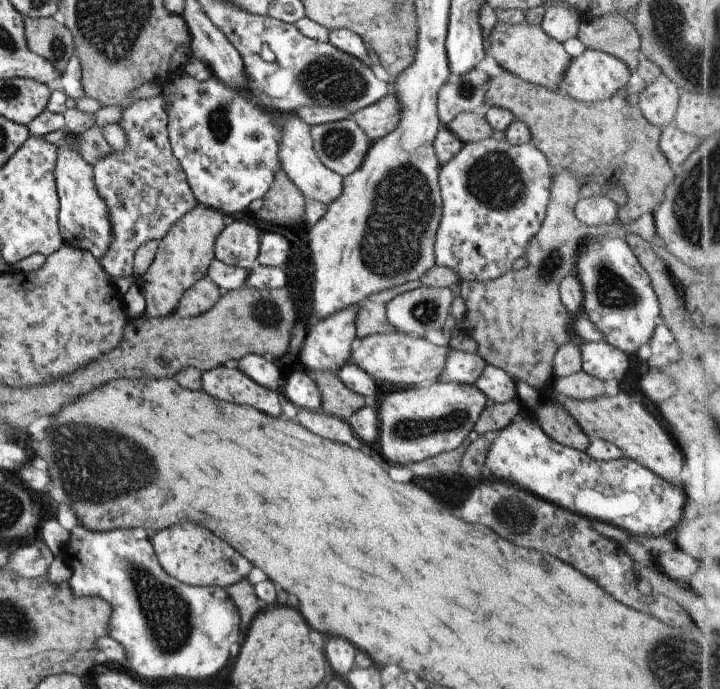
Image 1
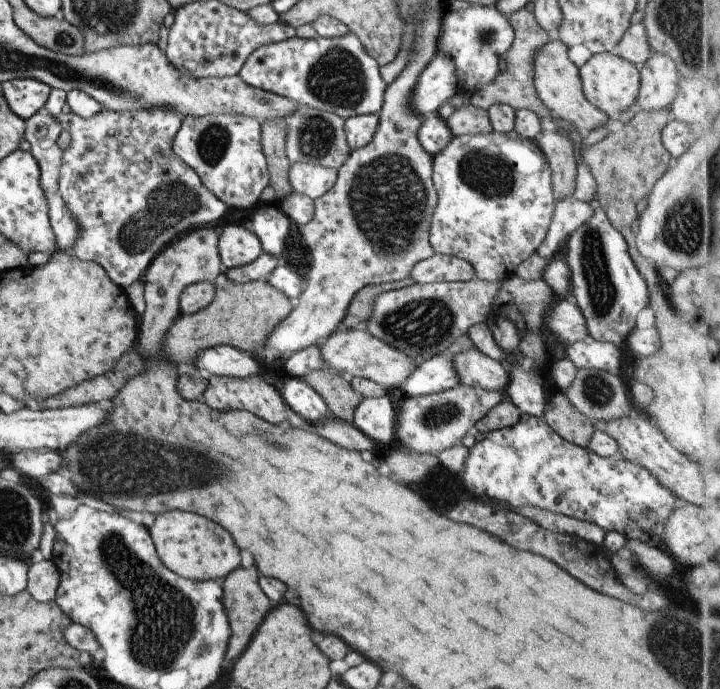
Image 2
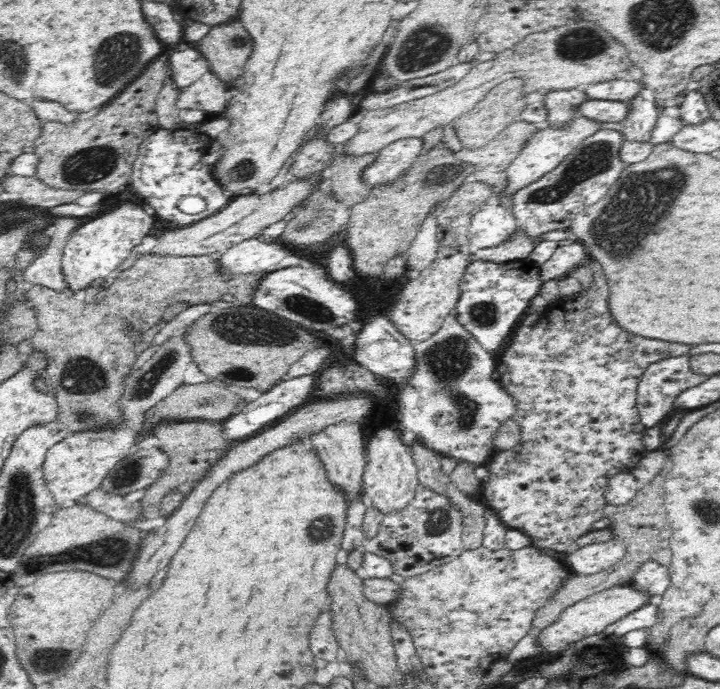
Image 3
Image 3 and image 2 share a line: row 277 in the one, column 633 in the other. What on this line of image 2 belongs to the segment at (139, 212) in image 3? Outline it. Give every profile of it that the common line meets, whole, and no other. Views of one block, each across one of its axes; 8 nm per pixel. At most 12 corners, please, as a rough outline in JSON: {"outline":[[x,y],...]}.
{"outline":[[615,51],[579,74],[586,99],[606,115],[637,106],[640,69]]}

